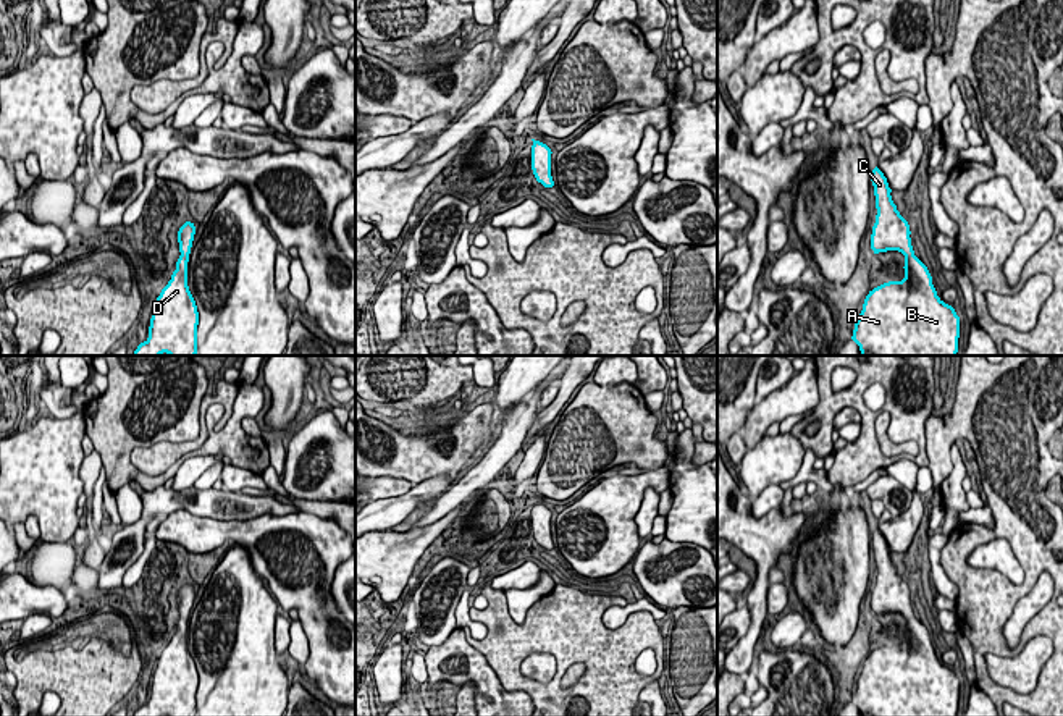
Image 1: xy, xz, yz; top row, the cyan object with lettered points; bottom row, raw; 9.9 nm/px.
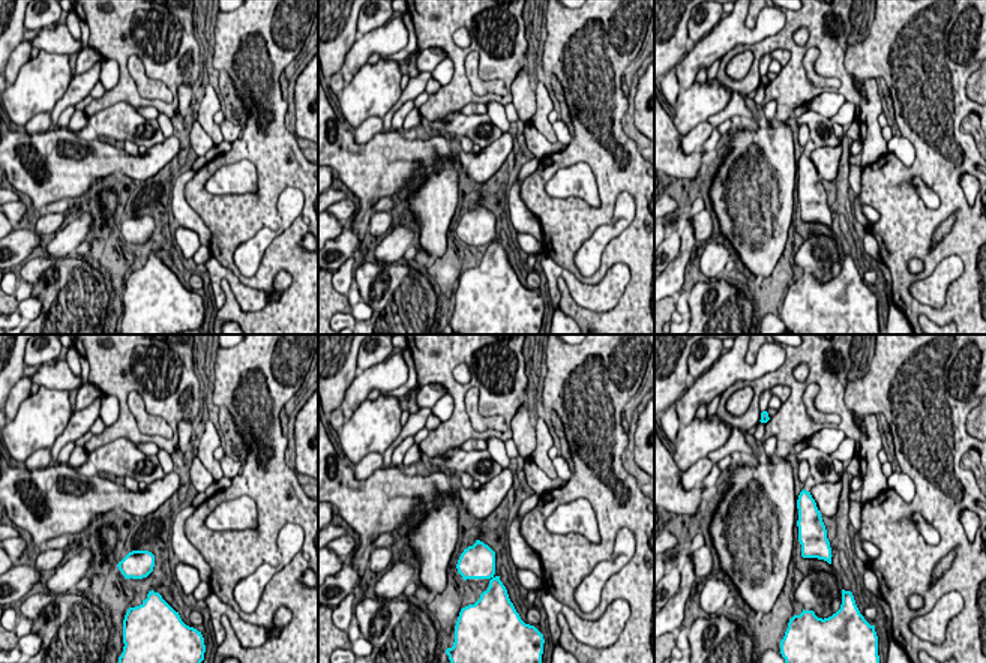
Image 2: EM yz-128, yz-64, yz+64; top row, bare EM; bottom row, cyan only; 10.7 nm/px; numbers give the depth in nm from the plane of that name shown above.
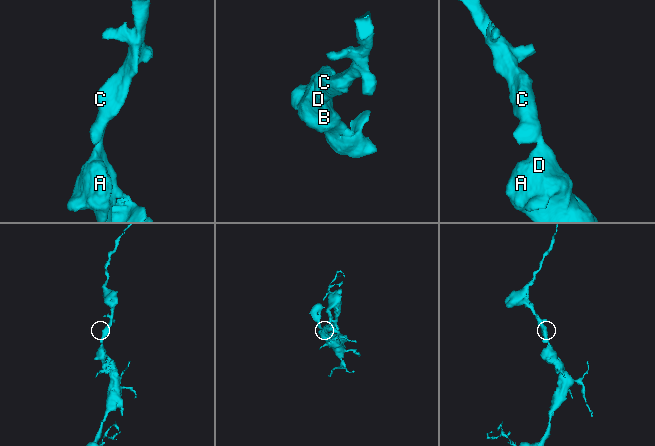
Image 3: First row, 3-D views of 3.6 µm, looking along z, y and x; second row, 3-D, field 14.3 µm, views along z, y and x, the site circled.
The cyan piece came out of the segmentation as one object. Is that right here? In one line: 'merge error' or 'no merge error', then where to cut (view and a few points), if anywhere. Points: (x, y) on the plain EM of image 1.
no merge error | no cut

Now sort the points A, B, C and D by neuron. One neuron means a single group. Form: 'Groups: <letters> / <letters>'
Groups: A B C D

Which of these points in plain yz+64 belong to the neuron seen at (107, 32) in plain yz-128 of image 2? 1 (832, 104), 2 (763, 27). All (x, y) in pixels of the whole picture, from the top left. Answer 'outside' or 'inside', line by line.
1: outside
2: outside

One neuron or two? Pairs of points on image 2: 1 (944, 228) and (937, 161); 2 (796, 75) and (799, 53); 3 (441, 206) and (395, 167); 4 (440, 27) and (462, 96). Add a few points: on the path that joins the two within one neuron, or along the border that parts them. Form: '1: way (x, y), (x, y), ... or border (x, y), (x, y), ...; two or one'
1: border (955, 212), (937, 228), (934, 243); two
2: way (796, 69), (796, 59); one
3: border (423, 170), (419, 179), (402, 192); two
4: way (446, 44), (458, 56), (459, 80); one

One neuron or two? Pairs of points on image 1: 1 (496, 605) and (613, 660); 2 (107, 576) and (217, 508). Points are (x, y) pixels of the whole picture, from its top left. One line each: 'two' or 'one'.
1: one
2: one

